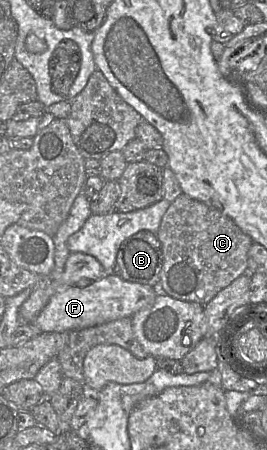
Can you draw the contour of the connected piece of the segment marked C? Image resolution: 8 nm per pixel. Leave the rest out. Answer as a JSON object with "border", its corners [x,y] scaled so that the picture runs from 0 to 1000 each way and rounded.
{"border":[[[685,429],[637,451],[584,522],[610,560],[592,644],[648,662],[764,680],[929,596],[940,527],[824,467]]]}

